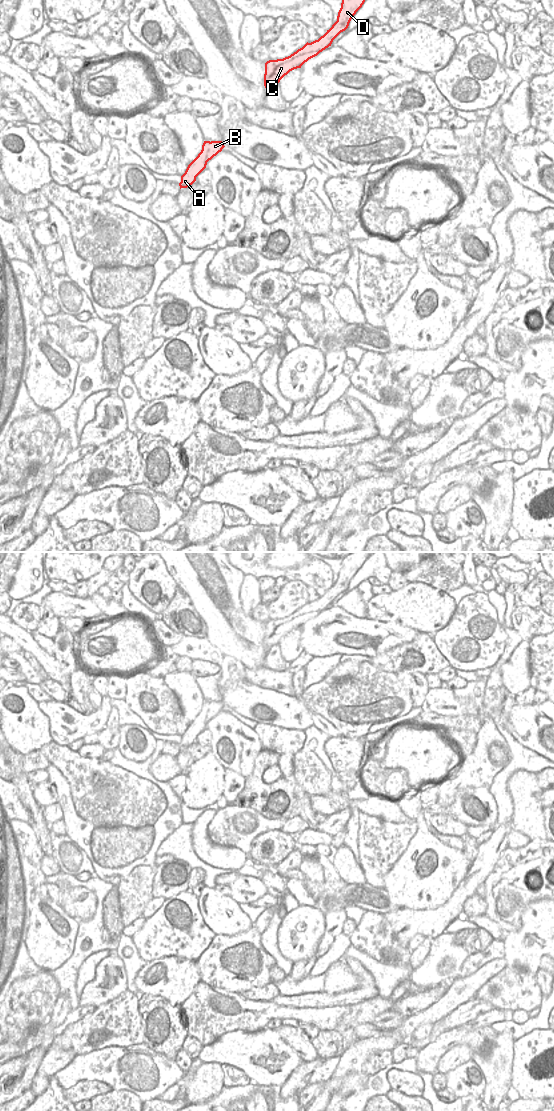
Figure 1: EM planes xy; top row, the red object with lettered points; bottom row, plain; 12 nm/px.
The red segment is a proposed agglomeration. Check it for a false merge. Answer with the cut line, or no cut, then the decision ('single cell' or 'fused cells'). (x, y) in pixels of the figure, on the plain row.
cut in xy along (210, 702), (206, 721); fused cells

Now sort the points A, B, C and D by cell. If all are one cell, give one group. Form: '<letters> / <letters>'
A C D / B

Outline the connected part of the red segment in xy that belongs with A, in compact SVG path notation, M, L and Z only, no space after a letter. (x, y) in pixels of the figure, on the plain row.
M204 701L201 712L188 725L185 733L181 736L181 742L179 743L180 749L192 745L196 741L196 737L206 728L209 704L210 701Z

